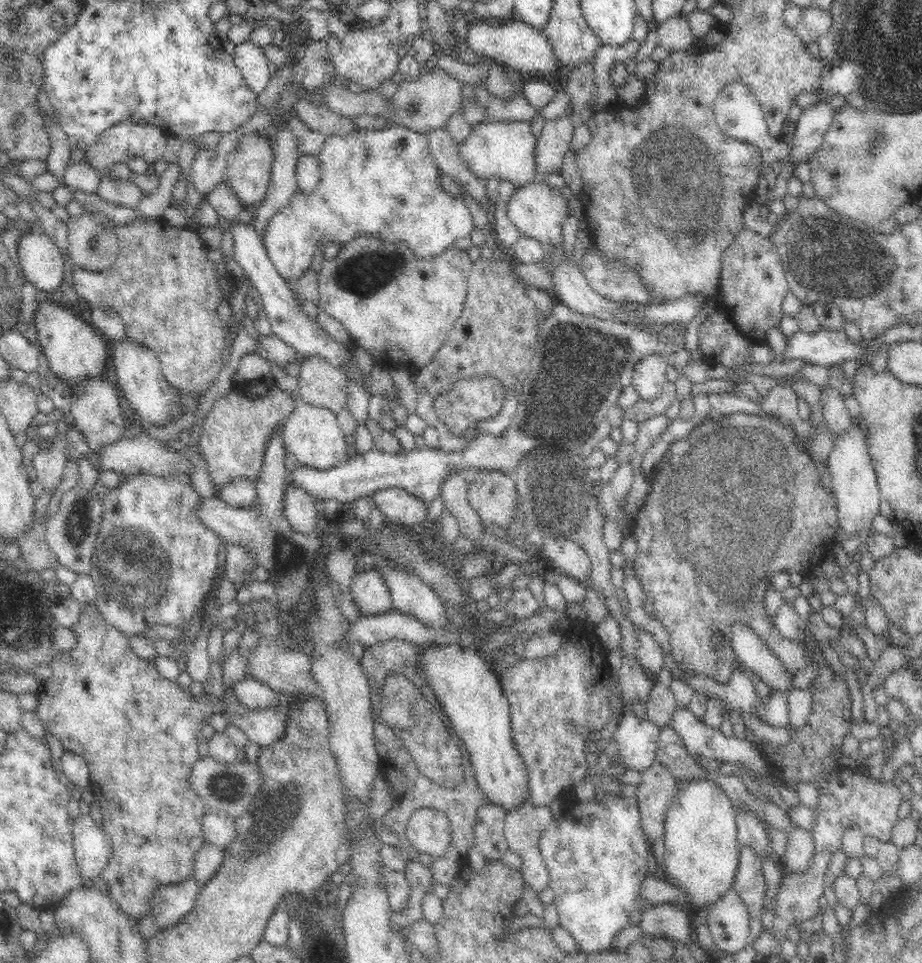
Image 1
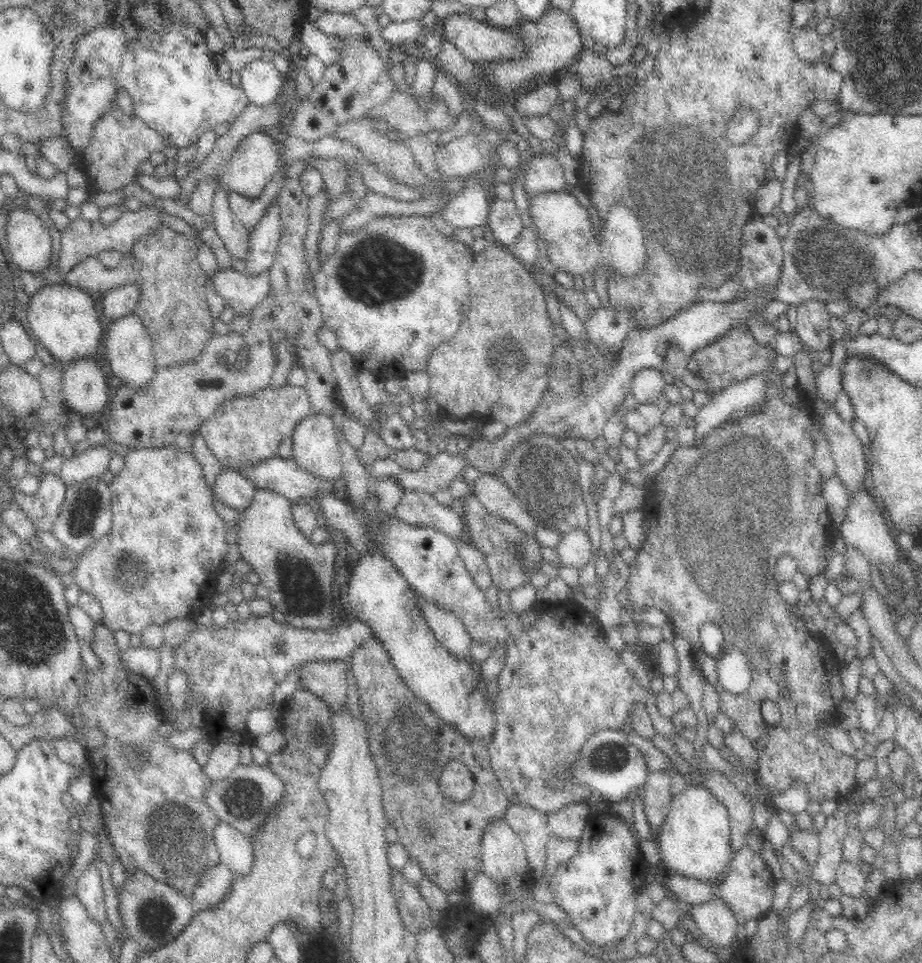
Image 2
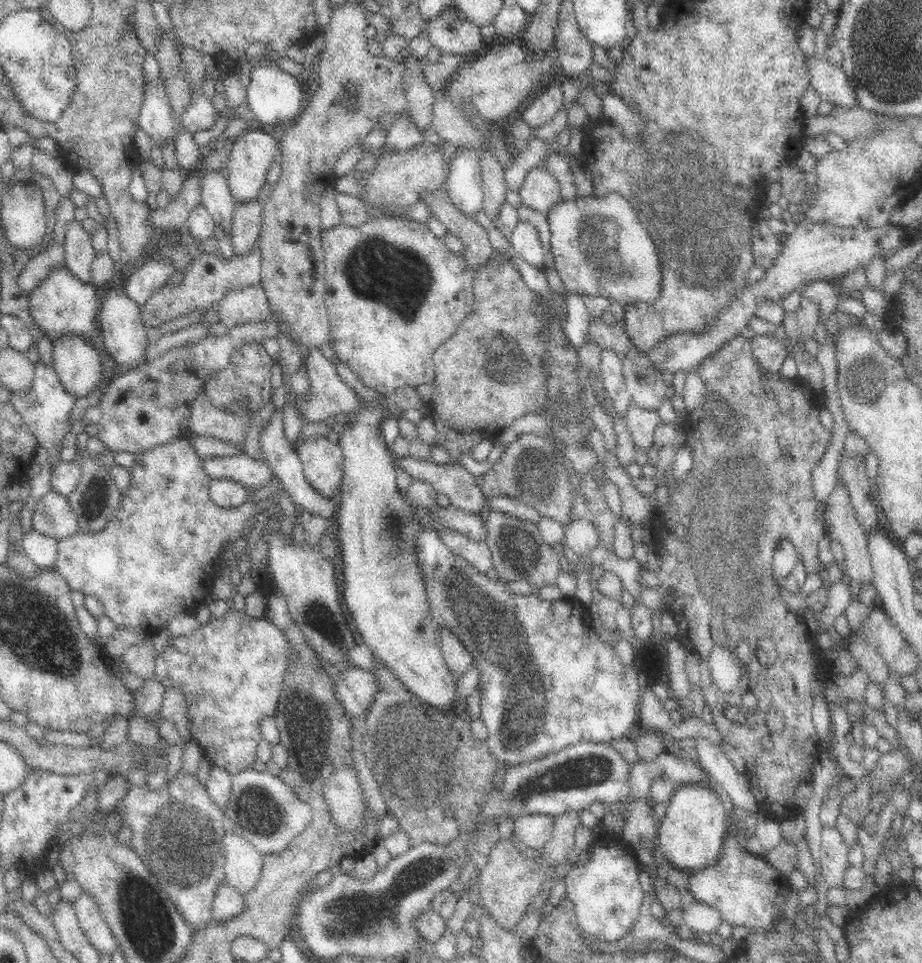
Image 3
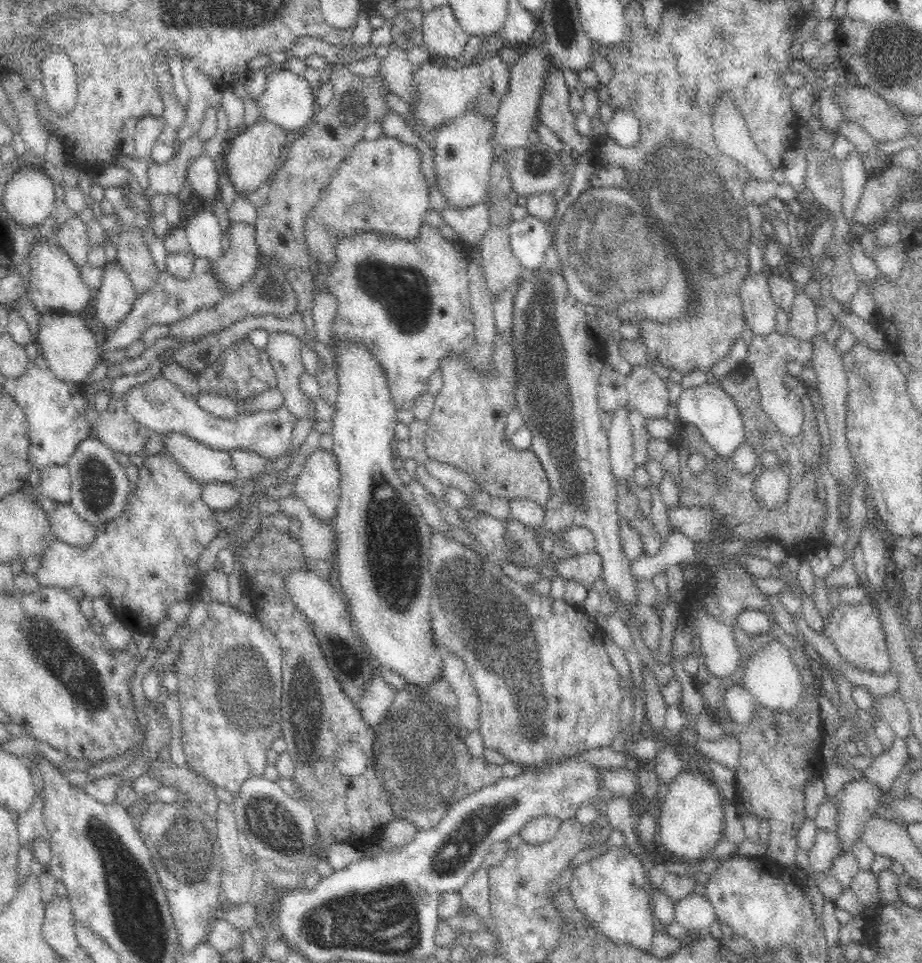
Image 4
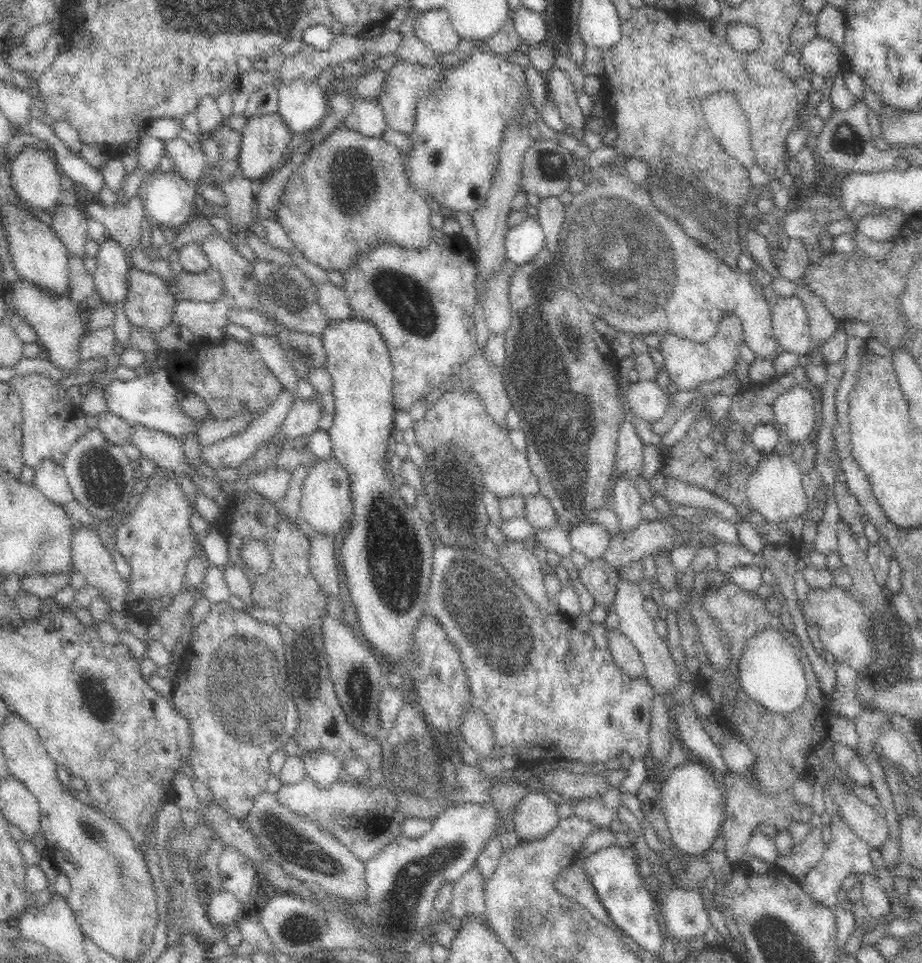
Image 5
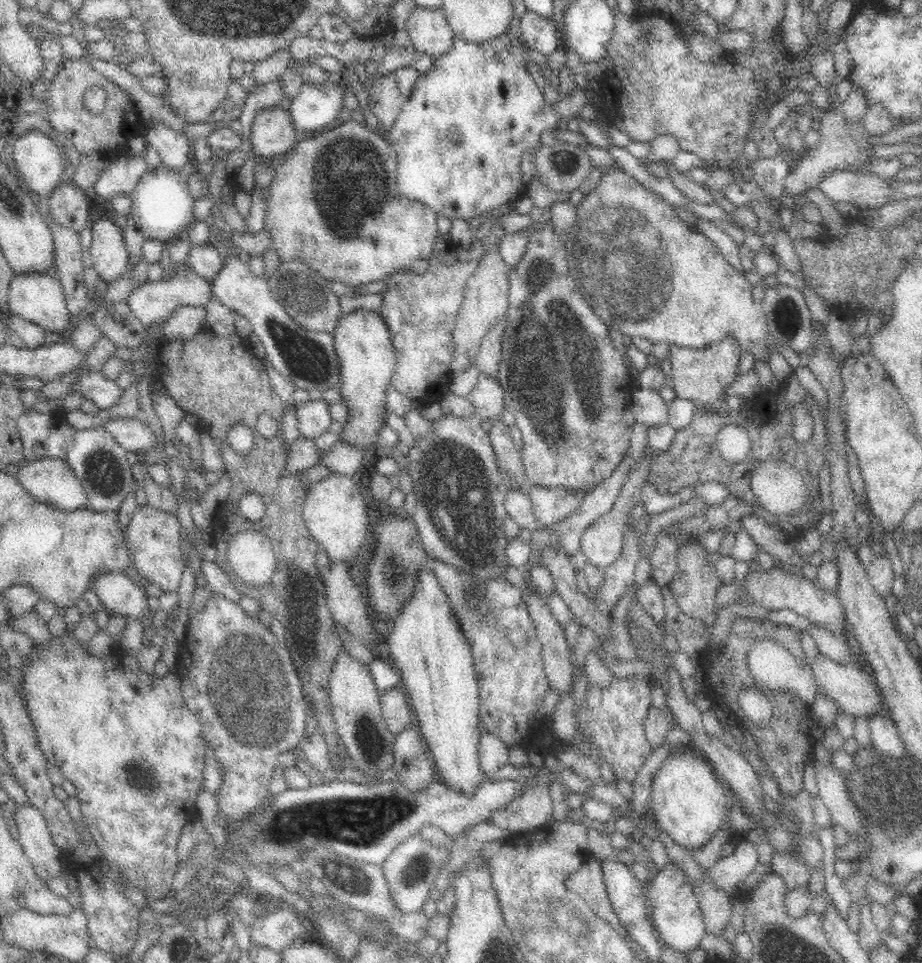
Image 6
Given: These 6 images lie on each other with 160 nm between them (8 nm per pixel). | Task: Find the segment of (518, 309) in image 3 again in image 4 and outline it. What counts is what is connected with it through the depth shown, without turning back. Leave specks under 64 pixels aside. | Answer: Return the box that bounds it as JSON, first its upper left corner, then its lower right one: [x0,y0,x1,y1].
[424,337,550,507]

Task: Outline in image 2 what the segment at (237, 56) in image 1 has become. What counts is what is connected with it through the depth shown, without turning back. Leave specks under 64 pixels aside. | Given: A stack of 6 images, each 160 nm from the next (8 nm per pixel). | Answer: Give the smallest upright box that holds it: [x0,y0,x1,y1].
[241,59,289,108]

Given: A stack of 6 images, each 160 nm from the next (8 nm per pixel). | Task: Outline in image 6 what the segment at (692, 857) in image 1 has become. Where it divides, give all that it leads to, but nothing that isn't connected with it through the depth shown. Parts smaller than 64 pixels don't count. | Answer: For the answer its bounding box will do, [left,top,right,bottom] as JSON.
[648,747,730,851]

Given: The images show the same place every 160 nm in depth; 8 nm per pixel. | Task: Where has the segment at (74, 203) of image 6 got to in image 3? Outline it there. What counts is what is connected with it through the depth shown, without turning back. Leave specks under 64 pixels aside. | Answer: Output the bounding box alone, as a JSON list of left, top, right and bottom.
[63,220,95,283]

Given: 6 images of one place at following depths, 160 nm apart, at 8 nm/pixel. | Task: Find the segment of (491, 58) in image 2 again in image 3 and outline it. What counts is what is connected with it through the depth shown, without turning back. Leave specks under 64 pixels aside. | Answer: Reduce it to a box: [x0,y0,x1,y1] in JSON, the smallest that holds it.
[425,5,487,58]

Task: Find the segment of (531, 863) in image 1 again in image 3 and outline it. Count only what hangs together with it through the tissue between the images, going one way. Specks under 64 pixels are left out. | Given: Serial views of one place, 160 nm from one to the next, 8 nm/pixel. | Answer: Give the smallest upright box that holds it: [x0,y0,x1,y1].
[513,815,554,852]

